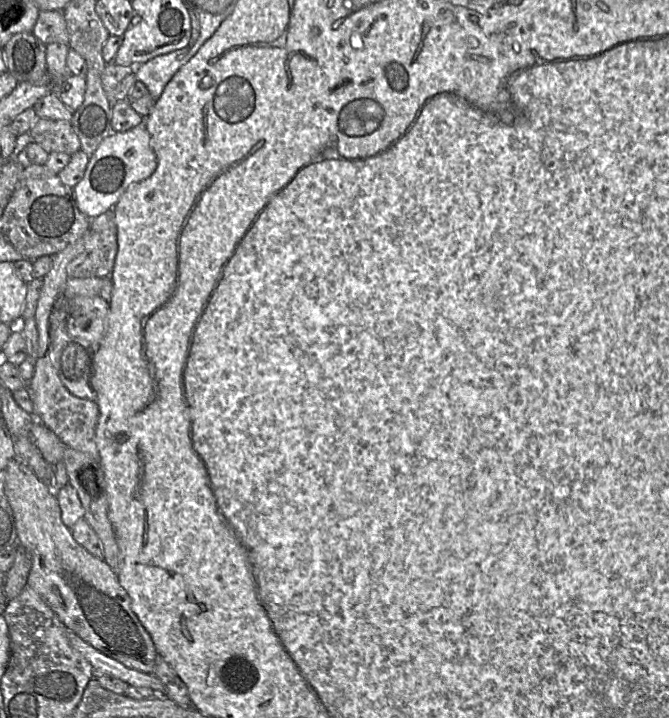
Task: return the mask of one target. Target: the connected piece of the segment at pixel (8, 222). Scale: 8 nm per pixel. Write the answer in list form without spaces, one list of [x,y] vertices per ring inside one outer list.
[[[31,164],[22,172],[1,220],[4,237],[25,260],[30,261],[42,256],[55,256],[89,232],[90,228],[90,219],[79,210],[73,188],[66,186],[59,175],[45,165],[36,164]]]

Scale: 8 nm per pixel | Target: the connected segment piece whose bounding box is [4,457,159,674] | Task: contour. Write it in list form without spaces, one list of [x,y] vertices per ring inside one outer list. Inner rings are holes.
[[[16,457],[6,467],[4,491],[14,514],[18,545],[29,553],[32,561],[27,586],[45,601],[68,630],[92,647],[129,669],[153,674],[159,654],[150,634],[134,613],[130,596],[109,565],[75,541],[70,528],[62,521],[61,509],[53,489],[41,482]]]

